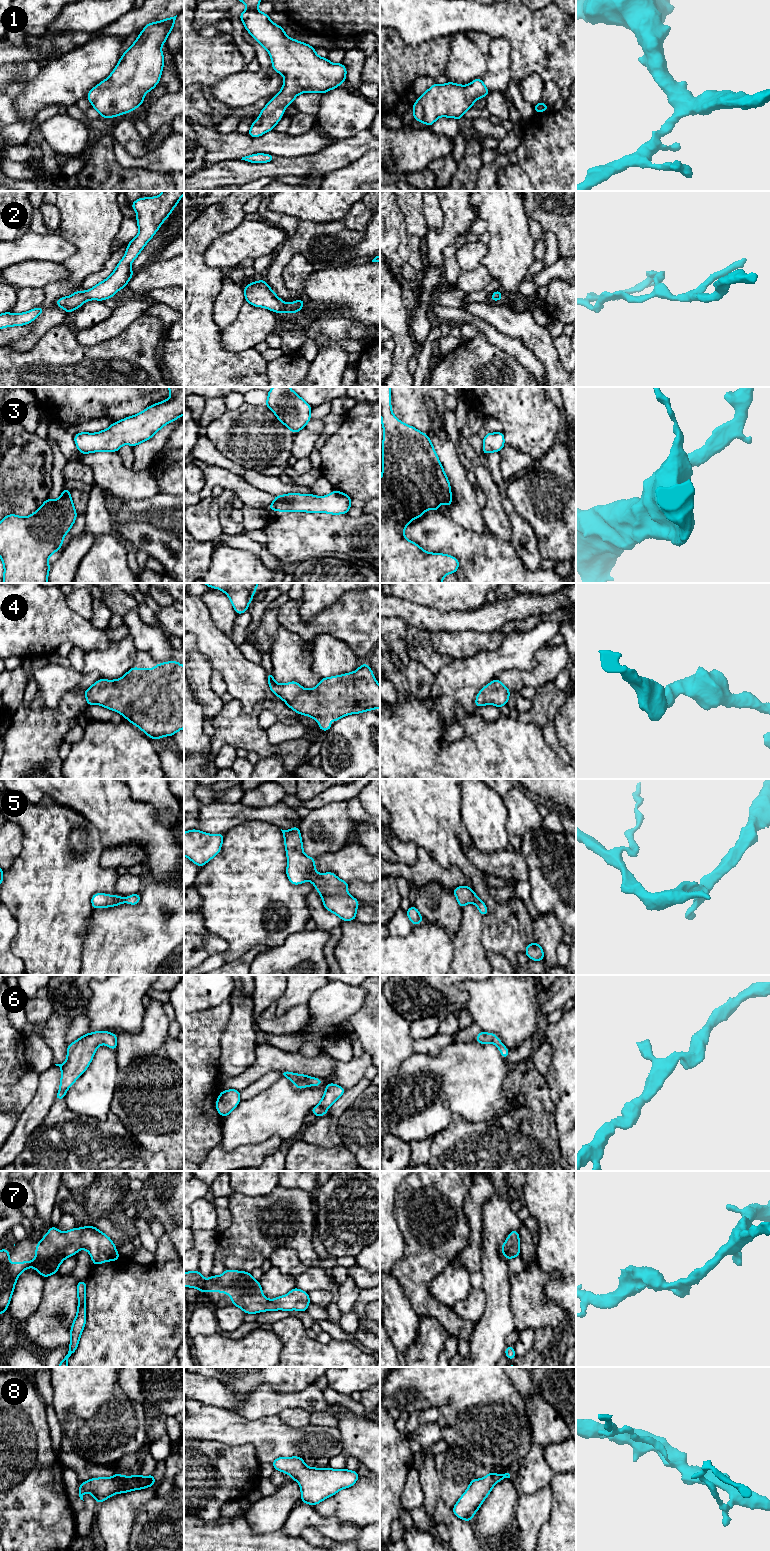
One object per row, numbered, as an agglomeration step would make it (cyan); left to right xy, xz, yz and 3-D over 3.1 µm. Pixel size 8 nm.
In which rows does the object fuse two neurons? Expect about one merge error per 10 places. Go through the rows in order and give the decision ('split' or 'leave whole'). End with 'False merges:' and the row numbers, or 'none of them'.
1: leave whole
2: leave whole
3: leave whole
4: leave whole
5: leave whole
6: leave whole
7: leave whole
8: leave whole
False merges: none of them

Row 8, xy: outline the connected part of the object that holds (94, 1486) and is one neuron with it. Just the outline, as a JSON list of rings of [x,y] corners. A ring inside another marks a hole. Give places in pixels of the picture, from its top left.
[[[116,1473],[113,1477],[97,1477],[83,1482],[79,1485],[79,1497],[83,1500],[83,1494],[88,1492],[99,1504],[114,1494],[145,1489],[154,1484],[154,1473],[147,1477],[143,1477],[140,1473],[135,1476],[122,1476]]]

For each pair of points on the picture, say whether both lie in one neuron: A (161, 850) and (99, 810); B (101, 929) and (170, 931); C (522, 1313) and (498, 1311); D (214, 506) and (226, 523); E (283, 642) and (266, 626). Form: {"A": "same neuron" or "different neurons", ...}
{"A": "same neuron", "B": "same neuron", "C": "different neurons", "D": "different neurons", "E": "different neurons"}

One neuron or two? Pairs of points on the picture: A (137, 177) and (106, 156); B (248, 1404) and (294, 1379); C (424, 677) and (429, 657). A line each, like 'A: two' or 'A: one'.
A: one
B: two
C: two

